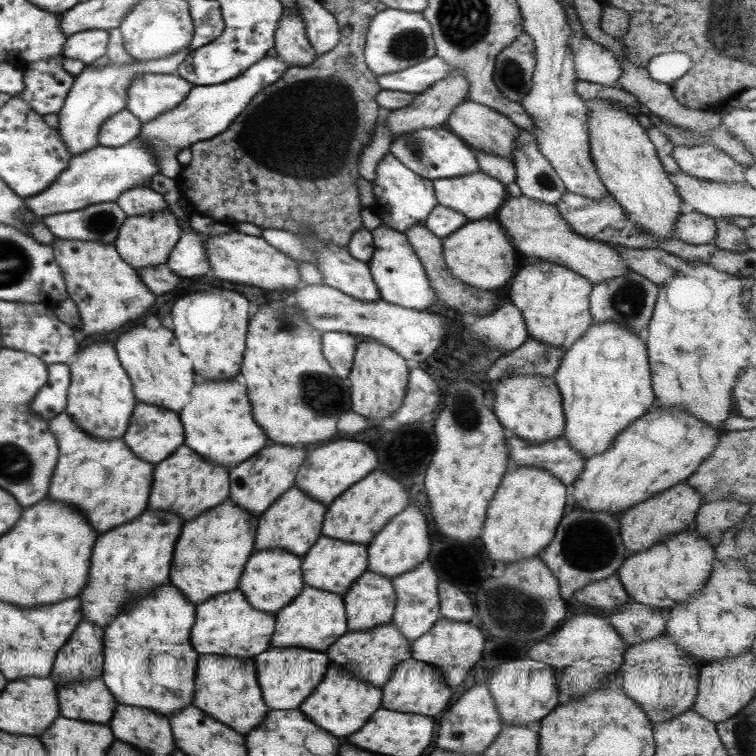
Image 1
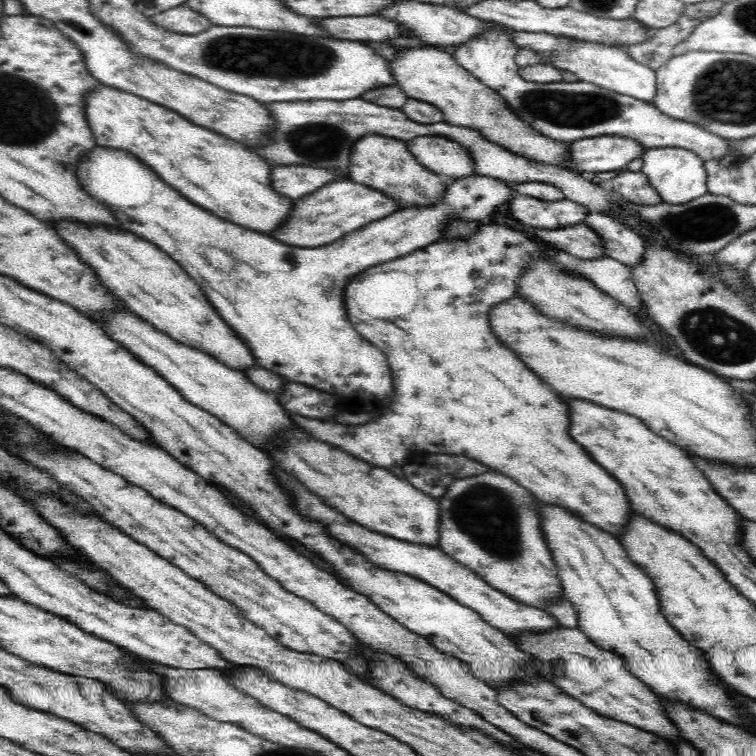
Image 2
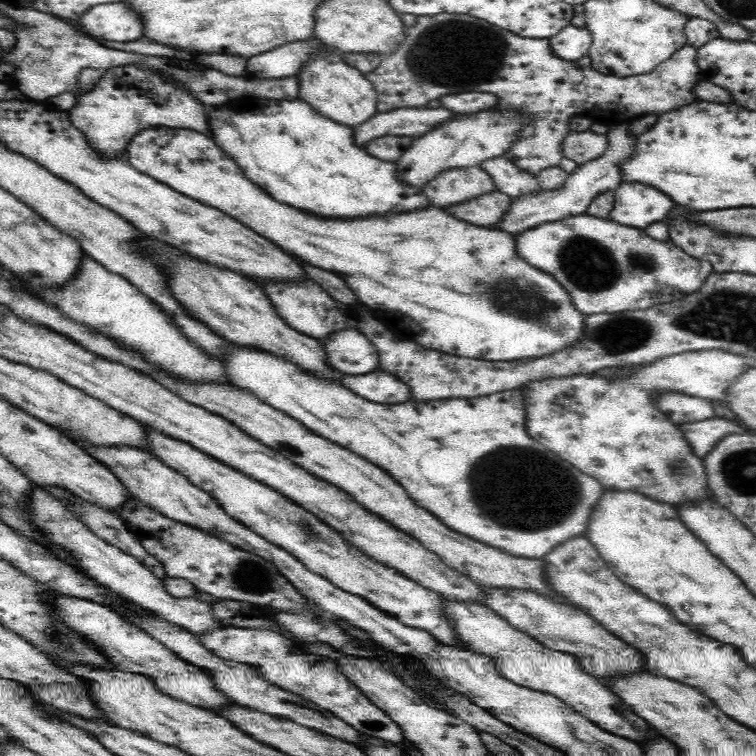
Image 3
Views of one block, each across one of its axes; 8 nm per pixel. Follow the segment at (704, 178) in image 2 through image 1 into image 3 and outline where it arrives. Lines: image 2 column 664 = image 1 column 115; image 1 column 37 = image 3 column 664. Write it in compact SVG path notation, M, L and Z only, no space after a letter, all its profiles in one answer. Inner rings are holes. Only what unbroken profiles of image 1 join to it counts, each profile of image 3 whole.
M624 181L614 193L611 217L624 226L645 229L674 210L670 196L646 183Z

